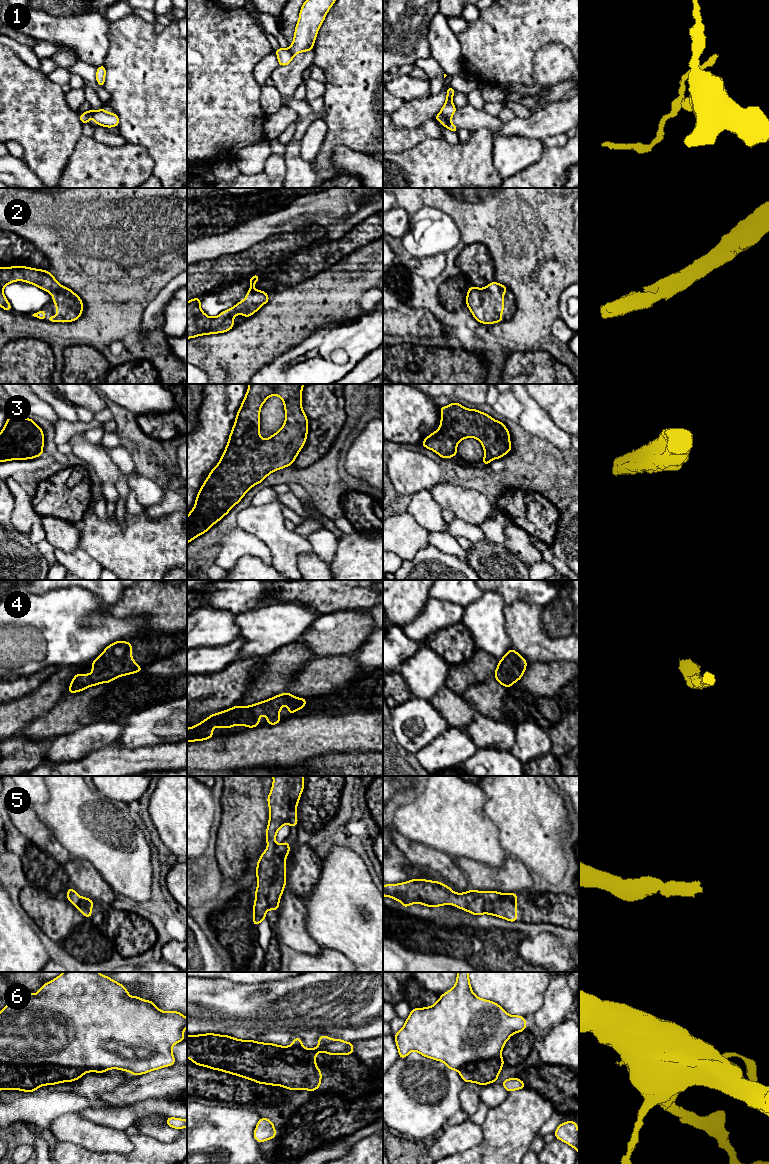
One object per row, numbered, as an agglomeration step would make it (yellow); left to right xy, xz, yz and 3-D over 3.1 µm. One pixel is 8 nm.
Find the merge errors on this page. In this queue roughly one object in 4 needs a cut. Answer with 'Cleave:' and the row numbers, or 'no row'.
Cleave: 6

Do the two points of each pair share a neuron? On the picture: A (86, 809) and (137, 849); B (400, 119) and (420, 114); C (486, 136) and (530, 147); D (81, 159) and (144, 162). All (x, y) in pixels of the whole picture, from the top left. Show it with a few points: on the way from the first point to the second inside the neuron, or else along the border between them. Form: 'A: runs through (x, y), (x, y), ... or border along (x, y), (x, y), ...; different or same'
A: runs through (99, 822), (124, 847); same
B: runs through (405, 116), (415, 114); same
C: border along (495, 138), (492, 161); different
D: runs through (97, 162), (128, 162); same

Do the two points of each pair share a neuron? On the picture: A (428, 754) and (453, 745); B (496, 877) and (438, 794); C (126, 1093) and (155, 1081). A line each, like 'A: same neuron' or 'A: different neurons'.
A: same neuron
B: different neurons
C: same neuron

